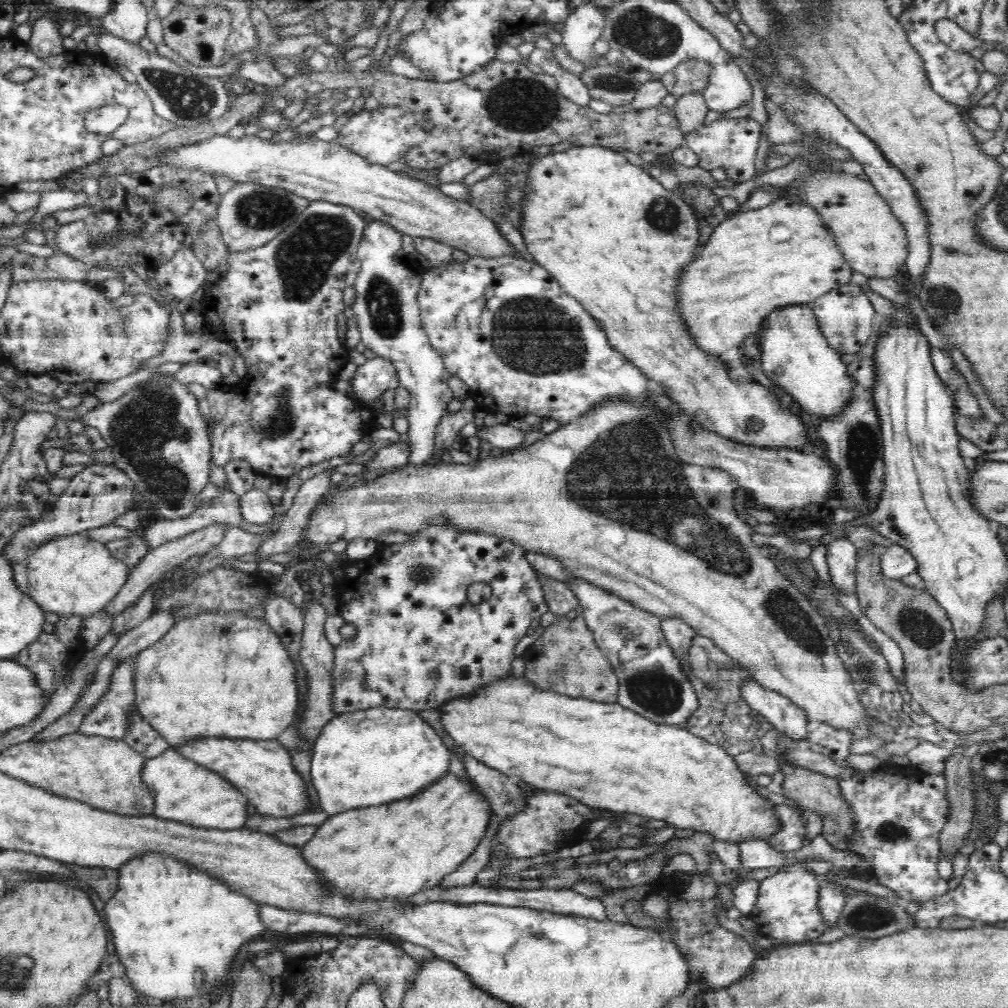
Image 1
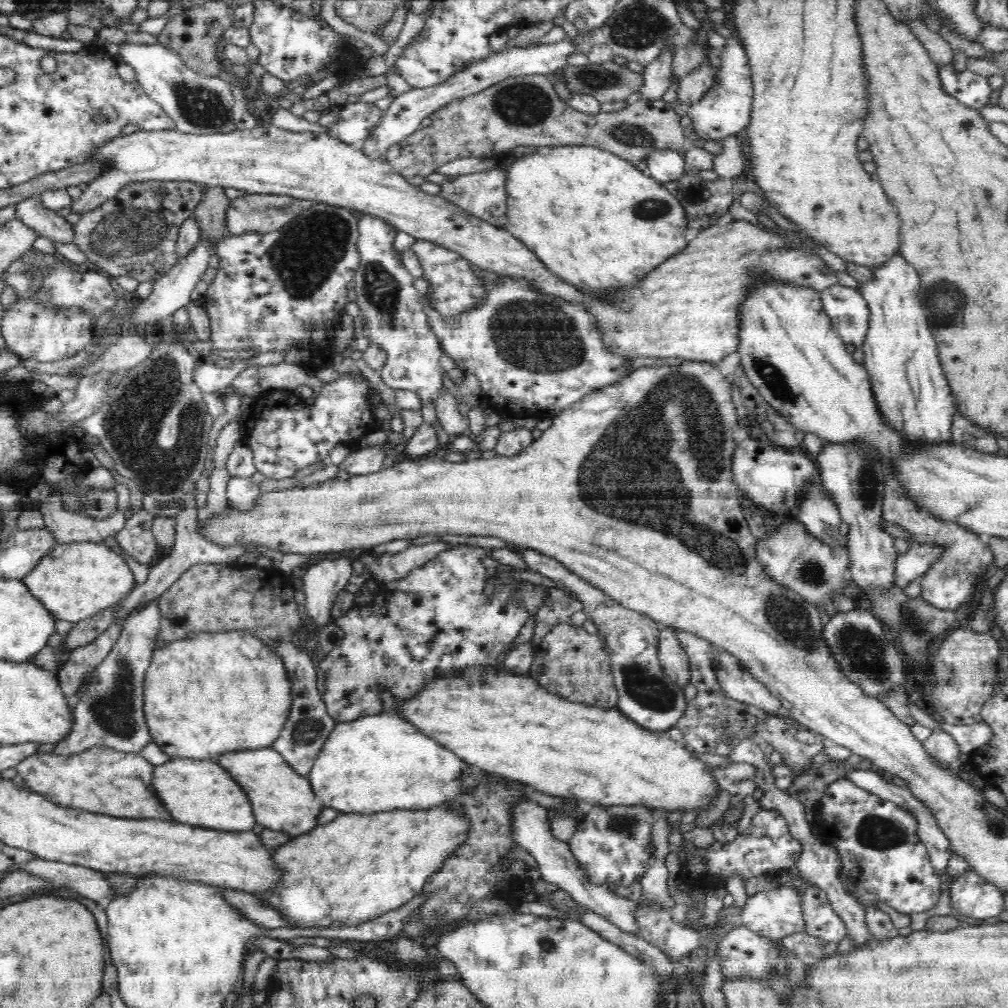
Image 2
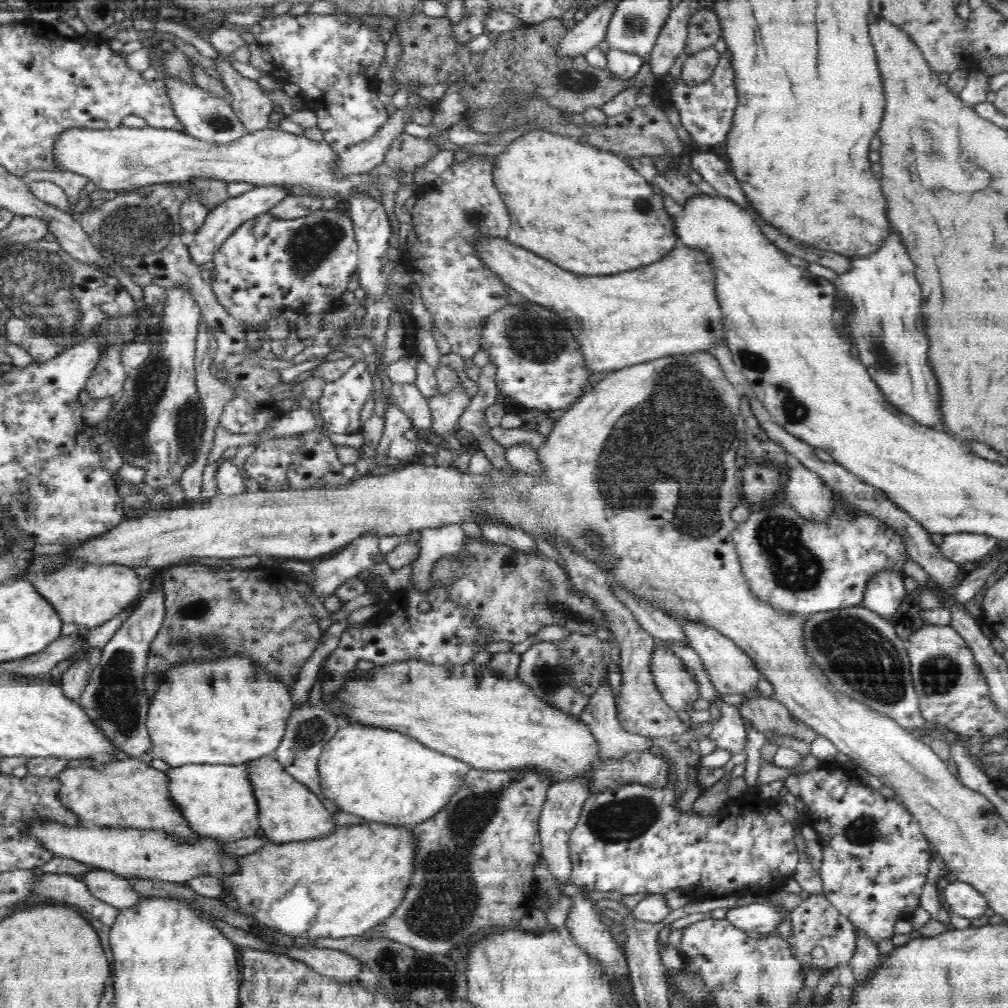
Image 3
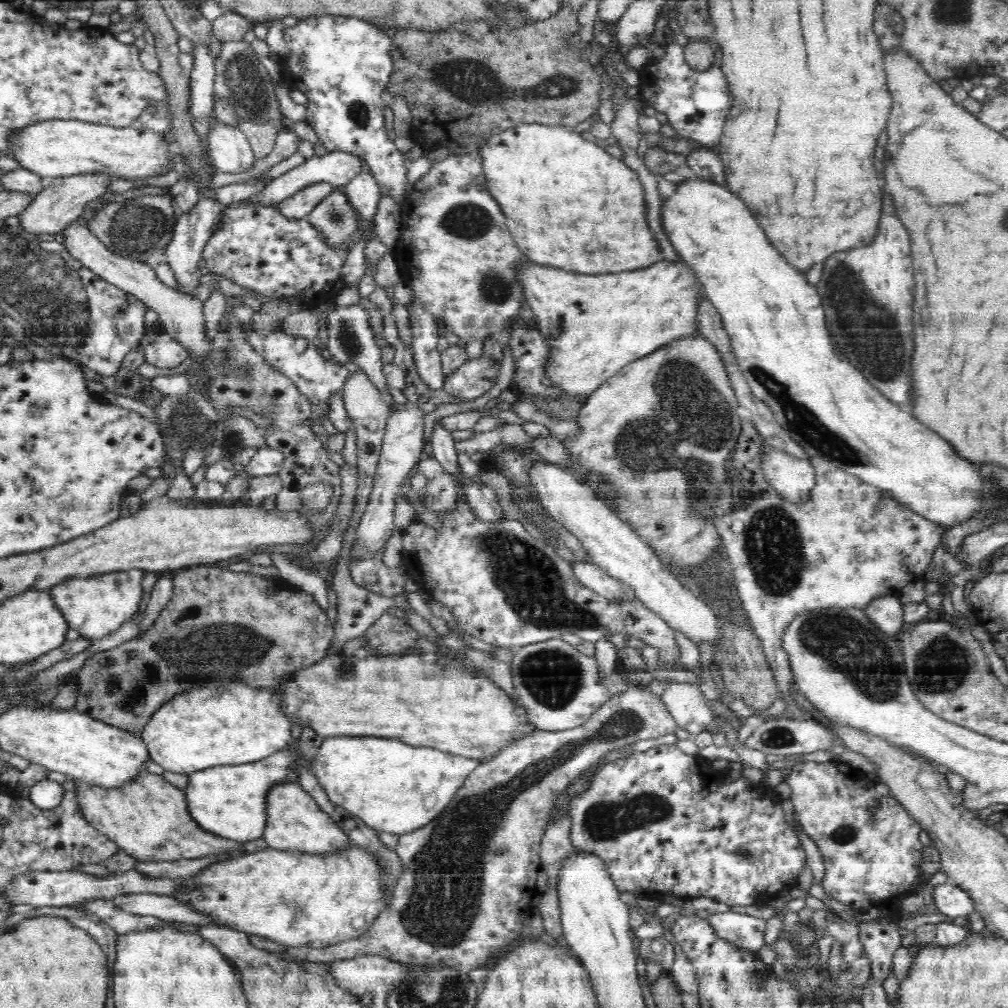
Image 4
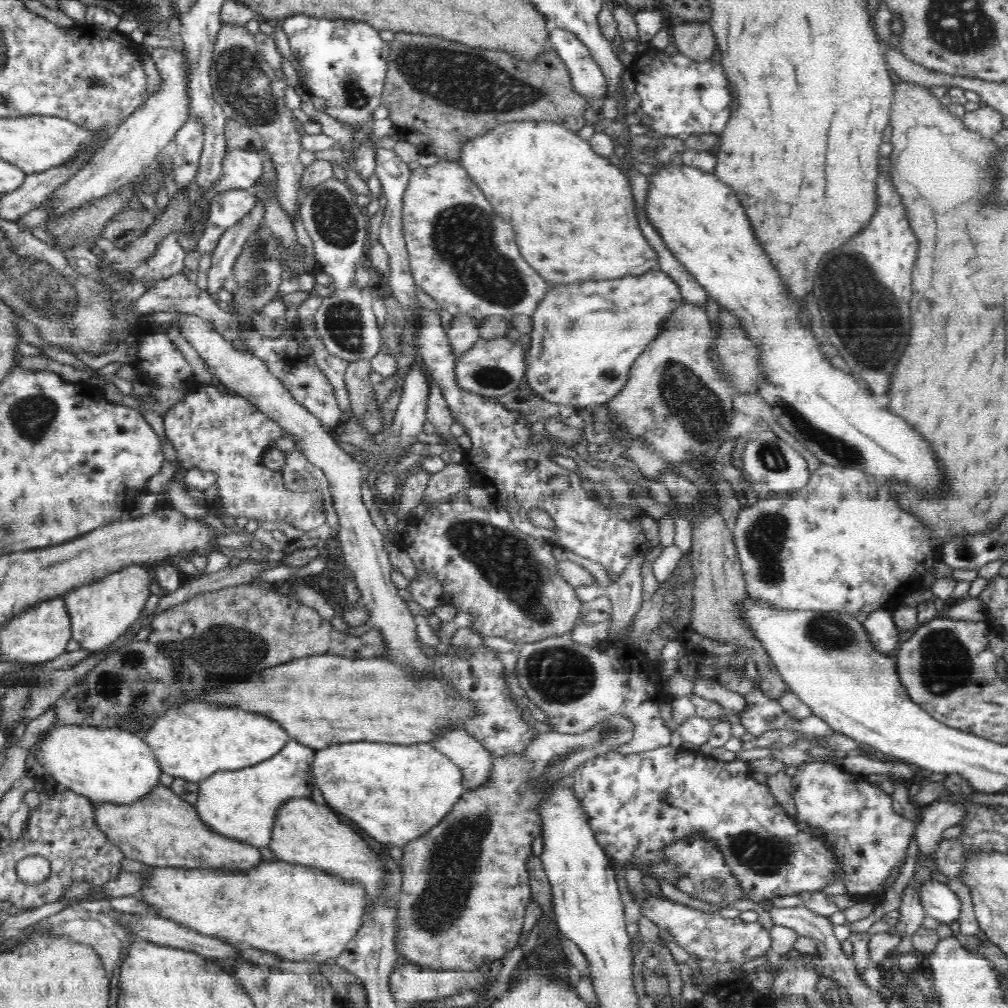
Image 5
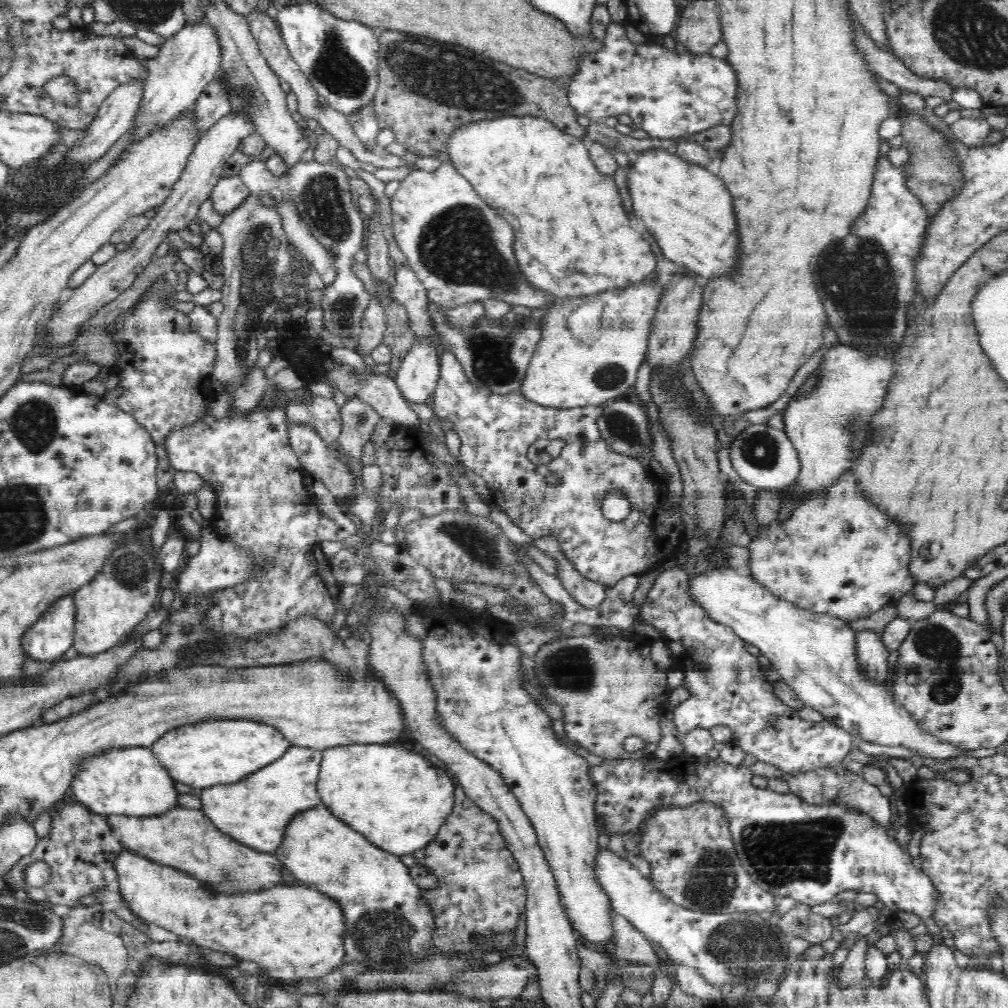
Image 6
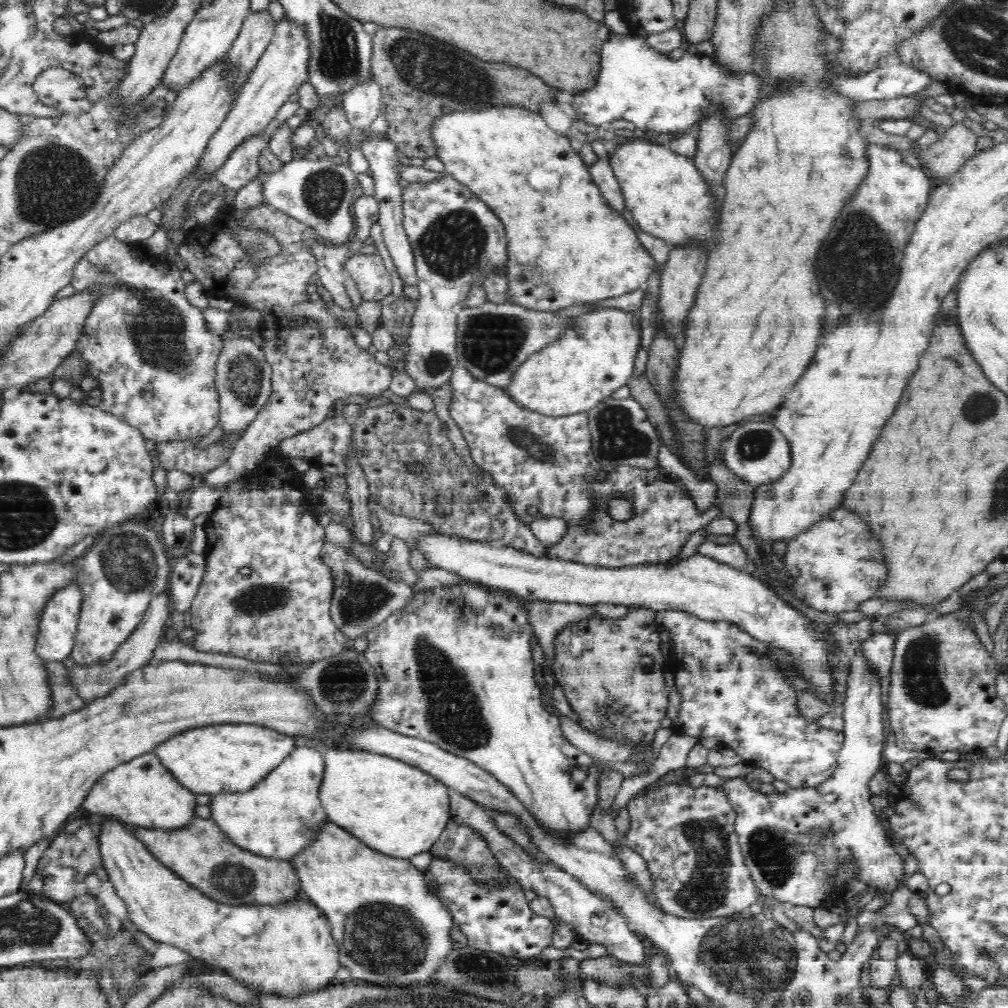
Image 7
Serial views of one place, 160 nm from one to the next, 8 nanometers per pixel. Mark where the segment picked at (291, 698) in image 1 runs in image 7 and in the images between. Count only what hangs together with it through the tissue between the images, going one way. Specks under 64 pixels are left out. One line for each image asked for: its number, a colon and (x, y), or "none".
2: (207, 694)
3: (226, 711)
4: (201, 727)
5: (191, 741)
6: (210, 752)
7: (216, 758)

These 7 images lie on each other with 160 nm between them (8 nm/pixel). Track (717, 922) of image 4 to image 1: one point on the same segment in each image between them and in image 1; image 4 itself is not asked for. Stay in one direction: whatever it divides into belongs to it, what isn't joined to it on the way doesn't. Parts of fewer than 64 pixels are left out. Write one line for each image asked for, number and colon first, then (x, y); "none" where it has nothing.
1: (787, 907)
2: (775, 914)
3: (758, 919)

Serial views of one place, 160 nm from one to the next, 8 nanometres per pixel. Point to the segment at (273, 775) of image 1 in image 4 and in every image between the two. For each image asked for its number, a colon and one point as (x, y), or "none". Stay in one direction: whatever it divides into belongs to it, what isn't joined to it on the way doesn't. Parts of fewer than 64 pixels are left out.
2: (282, 801)
3: (288, 811)
4: (294, 821)

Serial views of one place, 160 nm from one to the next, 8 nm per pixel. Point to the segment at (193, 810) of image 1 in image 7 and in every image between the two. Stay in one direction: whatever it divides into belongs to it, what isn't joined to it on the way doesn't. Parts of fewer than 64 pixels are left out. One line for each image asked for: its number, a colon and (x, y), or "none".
2: (201, 792)
3: (215, 799)
4: (228, 801)
5: (241, 804)
6: (254, 811)
7: (273, 819)

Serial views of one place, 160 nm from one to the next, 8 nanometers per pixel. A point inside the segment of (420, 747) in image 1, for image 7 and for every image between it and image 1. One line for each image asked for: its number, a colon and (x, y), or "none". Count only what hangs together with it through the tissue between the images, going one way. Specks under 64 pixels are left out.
2: (380, 762)
3: (378, 773)
4: (396, 788)
5: (395, 793)
6: (396, 797)
7: (399, 810)

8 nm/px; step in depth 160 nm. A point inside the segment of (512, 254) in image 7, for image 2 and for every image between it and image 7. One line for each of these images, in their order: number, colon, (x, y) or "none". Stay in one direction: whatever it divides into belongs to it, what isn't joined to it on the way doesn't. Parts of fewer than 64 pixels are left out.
2: (617, 224)
3: (585, 209)
4: (552, 185)
5: (572, 210)
6: (574, 239)

